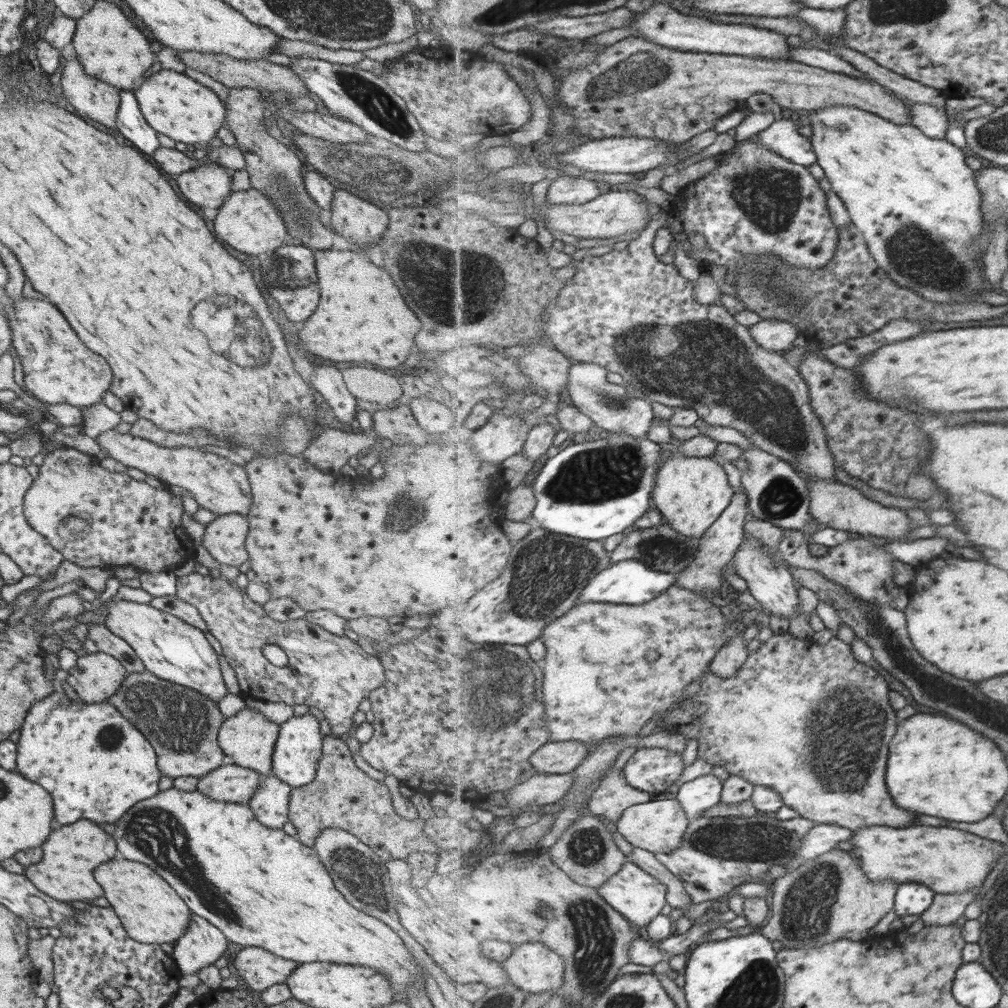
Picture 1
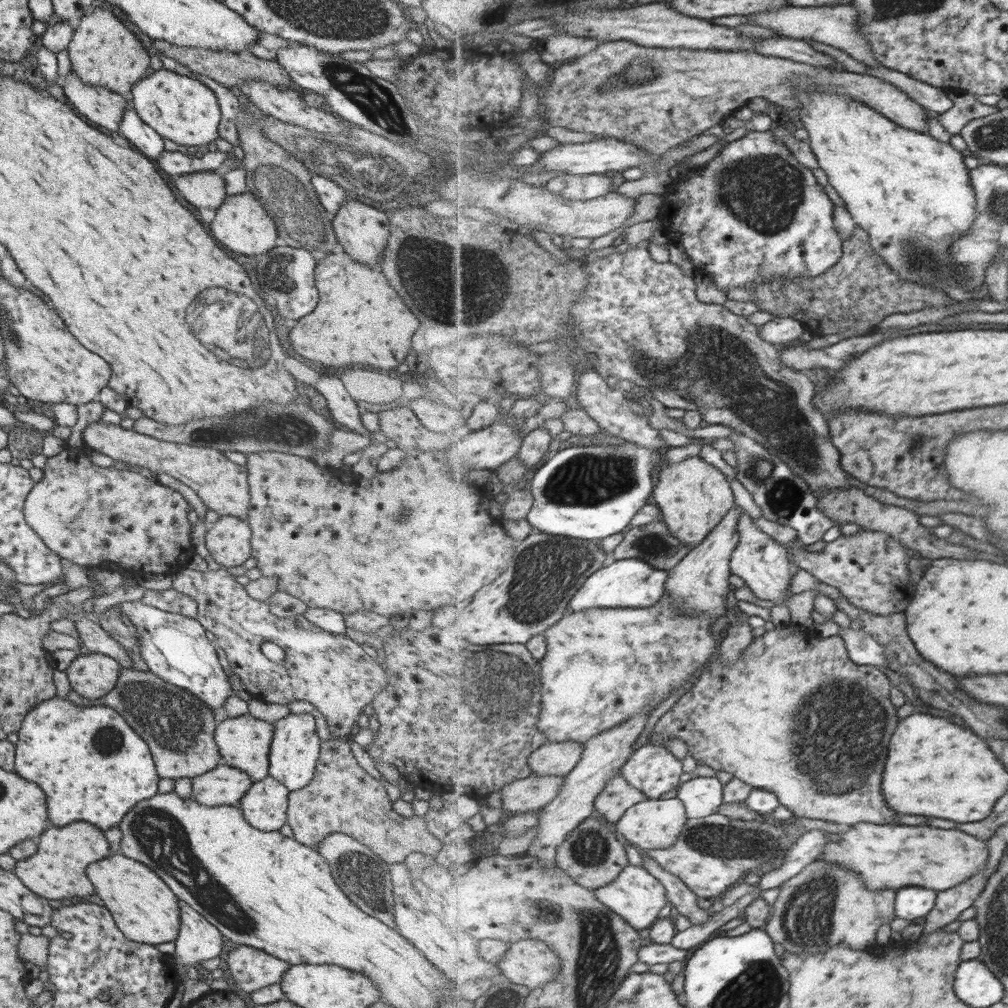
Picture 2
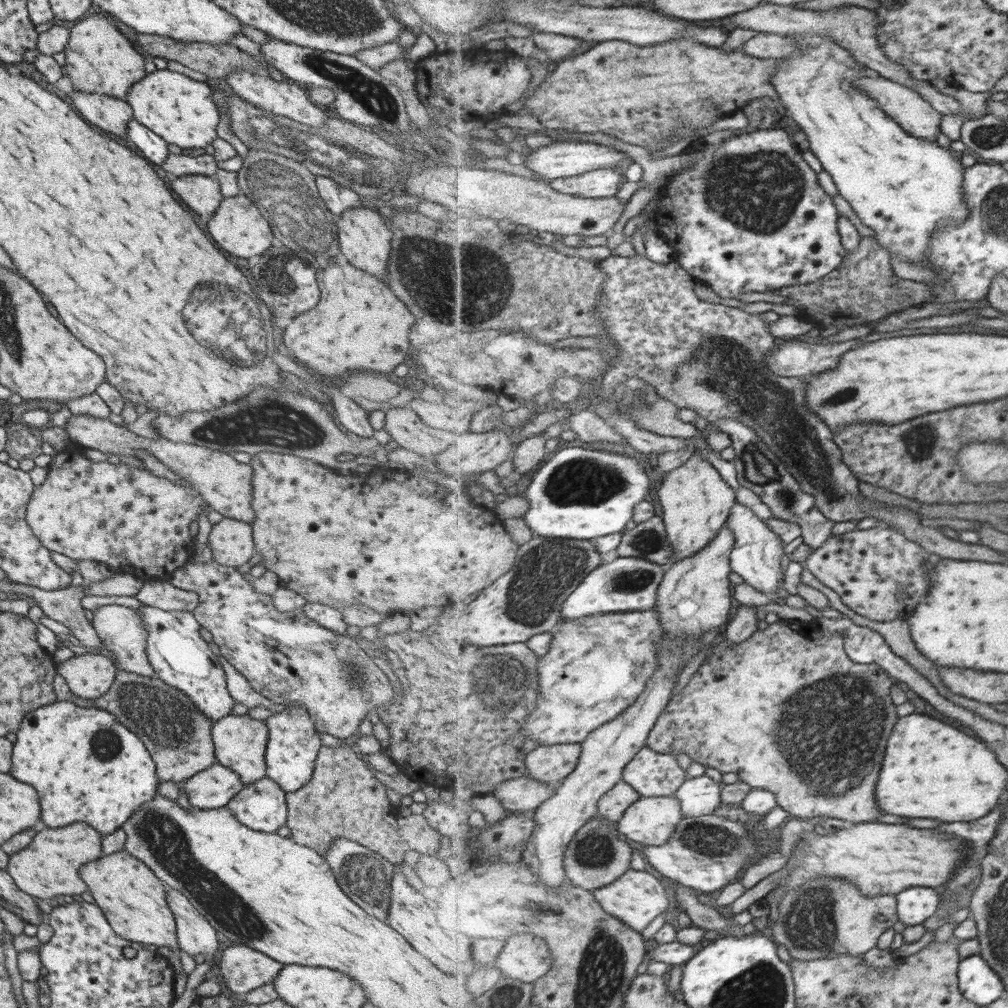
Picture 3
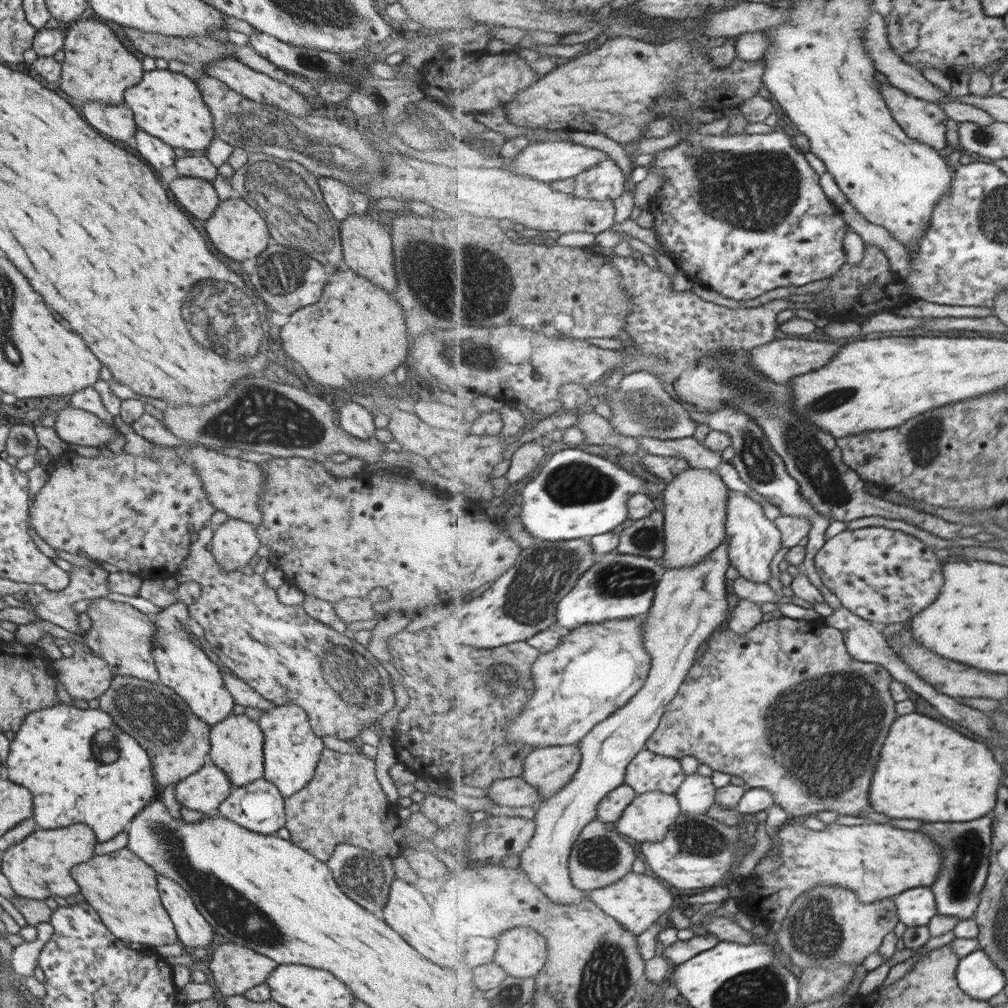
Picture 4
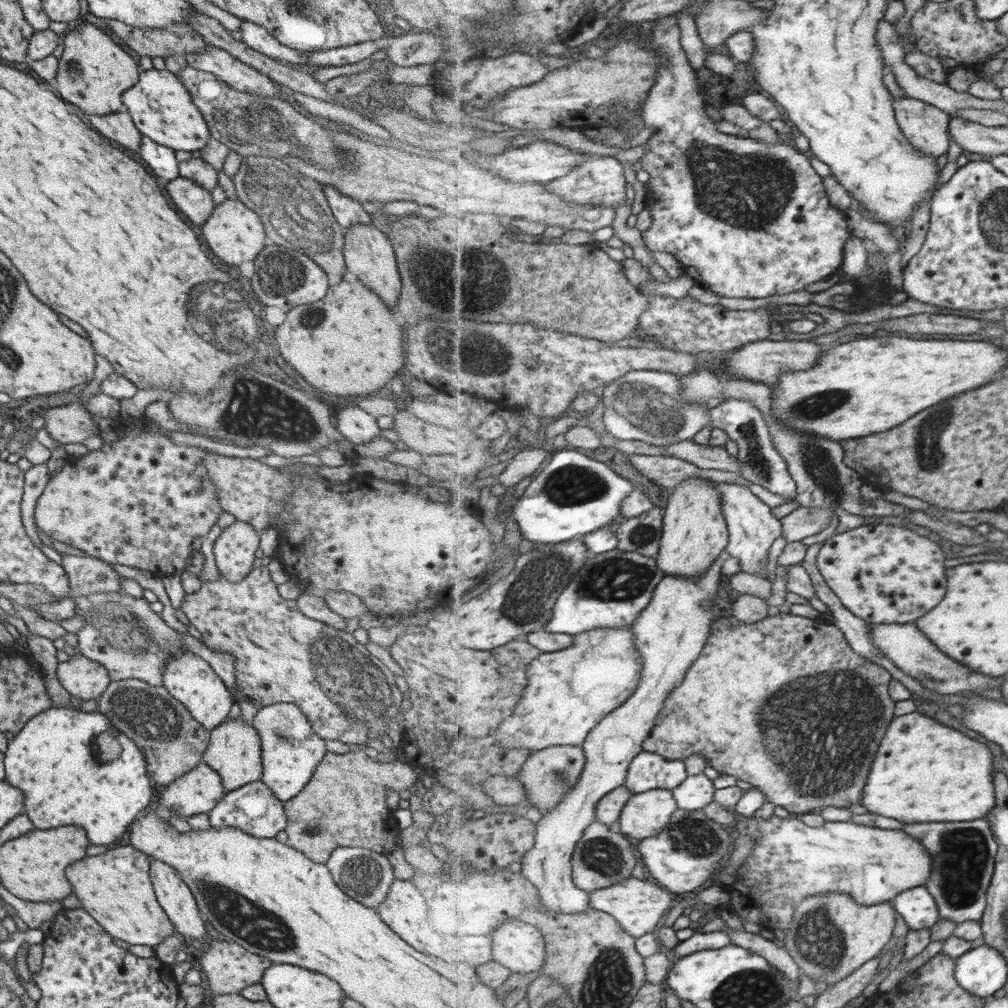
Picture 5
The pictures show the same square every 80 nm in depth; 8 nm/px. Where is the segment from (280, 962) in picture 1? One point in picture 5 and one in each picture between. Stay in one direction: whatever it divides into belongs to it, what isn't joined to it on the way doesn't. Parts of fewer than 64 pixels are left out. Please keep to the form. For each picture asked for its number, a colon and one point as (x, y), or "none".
2: (251, 969)
3: (242, 968)
4: (234, 968)
5: (227, 967)

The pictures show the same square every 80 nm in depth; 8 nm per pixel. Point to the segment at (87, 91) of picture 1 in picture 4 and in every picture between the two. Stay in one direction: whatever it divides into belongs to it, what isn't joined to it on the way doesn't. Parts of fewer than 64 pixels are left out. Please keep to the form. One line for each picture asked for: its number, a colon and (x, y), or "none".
2: (102, 106)
3: (111, 115)
4: (116, 121)

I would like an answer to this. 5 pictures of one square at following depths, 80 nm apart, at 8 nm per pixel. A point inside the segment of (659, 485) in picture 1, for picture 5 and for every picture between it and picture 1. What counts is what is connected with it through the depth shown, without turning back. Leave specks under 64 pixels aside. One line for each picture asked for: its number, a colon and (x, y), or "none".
2: (694, 496)
3: (696, 502)
4: (695, 504)
5: (695, 532)

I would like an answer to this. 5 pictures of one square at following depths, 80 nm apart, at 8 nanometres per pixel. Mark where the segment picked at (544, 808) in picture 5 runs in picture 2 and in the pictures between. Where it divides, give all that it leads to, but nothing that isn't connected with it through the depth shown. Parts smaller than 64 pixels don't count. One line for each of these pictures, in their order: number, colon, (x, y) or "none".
2: (559, 758)
3: (552, 764)
4: (549, 769)

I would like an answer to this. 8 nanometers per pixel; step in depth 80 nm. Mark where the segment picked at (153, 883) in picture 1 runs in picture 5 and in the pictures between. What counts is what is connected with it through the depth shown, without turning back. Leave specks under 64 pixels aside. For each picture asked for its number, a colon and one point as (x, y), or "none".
2: (144, 910)
3: (131, 898)
4: (119, 887)
5: (113, 888)

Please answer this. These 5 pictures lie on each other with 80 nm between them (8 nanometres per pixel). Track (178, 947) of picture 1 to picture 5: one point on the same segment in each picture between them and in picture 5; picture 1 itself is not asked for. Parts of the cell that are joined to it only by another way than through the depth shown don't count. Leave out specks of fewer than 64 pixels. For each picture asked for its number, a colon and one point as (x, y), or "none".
2: (196, 941)
3: (194, 935)
4: (192, 930)
5: (172, 895)

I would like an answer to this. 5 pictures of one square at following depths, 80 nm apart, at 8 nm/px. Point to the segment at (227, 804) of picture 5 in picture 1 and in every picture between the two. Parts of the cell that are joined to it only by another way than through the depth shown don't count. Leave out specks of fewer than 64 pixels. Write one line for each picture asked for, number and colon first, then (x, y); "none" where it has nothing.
1: (269, 803)
2: (263, 806)
3: (260, 806)
4: (257, 806)

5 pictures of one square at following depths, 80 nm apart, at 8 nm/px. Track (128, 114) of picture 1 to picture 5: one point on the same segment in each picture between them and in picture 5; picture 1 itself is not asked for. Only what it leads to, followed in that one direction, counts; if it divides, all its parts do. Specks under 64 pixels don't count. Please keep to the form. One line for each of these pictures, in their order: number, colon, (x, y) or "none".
2: (148, 143)
3: (152, 147)
4: (155, 152)
5: (160, 160)

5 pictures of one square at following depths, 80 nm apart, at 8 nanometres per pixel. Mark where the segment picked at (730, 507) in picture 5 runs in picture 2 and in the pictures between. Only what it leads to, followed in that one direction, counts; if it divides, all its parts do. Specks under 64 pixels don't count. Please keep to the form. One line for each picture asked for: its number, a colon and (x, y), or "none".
2: (763, 563)
3: (758, 554)
4: (755, 546)

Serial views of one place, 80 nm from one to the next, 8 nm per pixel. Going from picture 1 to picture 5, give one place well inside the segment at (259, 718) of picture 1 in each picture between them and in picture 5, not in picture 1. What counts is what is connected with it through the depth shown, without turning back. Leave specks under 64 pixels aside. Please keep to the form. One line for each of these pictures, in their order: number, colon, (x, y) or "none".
2: (243, 742)
3: (239, 742)
4: (236, 742)
5: (233, 751)

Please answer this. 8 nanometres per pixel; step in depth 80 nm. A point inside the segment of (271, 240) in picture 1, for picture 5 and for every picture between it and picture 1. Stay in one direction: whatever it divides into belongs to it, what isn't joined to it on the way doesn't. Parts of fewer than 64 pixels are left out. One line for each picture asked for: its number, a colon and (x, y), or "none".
2: (240, 223)
3: (236, 225)
4: (235, 229)
5: (232, 231)

